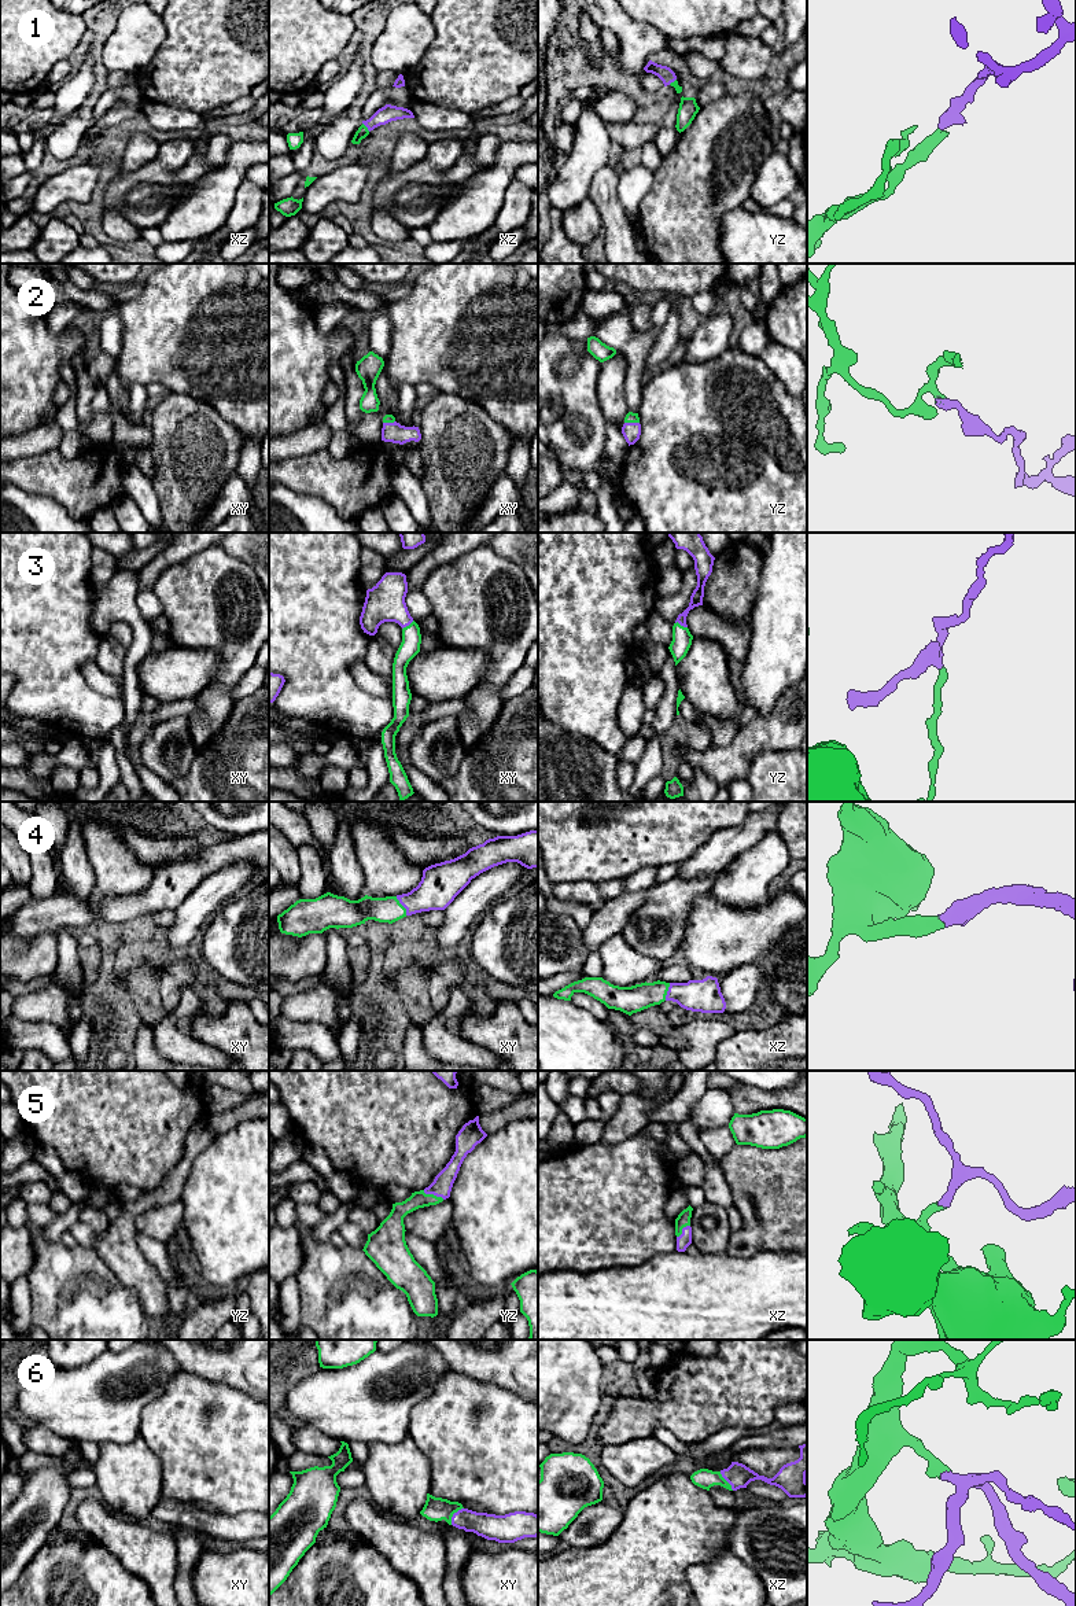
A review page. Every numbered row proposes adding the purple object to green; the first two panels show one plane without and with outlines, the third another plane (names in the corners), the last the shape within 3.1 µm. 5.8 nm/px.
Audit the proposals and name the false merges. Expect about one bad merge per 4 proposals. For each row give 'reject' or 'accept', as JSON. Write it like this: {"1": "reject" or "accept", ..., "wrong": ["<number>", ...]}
{"1": "accept", "2": "accept", "3": "accept", "4": "accept", "5": "accept", "6": "accept", "wrong": []}

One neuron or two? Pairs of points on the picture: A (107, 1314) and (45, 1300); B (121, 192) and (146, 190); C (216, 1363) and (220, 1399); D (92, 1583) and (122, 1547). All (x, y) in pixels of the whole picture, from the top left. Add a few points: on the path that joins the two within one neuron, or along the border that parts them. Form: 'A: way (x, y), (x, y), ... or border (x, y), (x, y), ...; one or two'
A: way (89, 1322), (59, 1322), (55, 1318); one
B: way (126, 192), (140, 192); one
C: border (188, 1371), (232, 1385), (249, 1395); two
D: border (99, 1543), (125, 1568), (139, 1576); two

